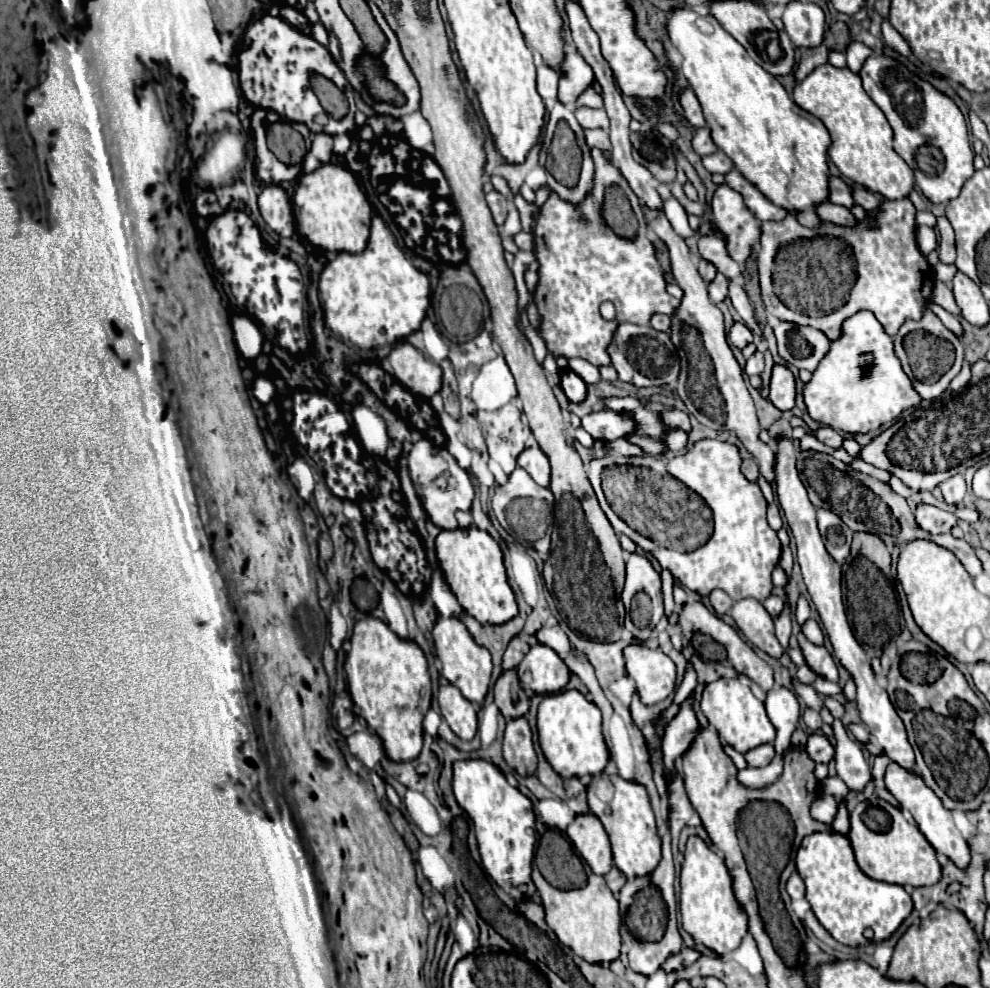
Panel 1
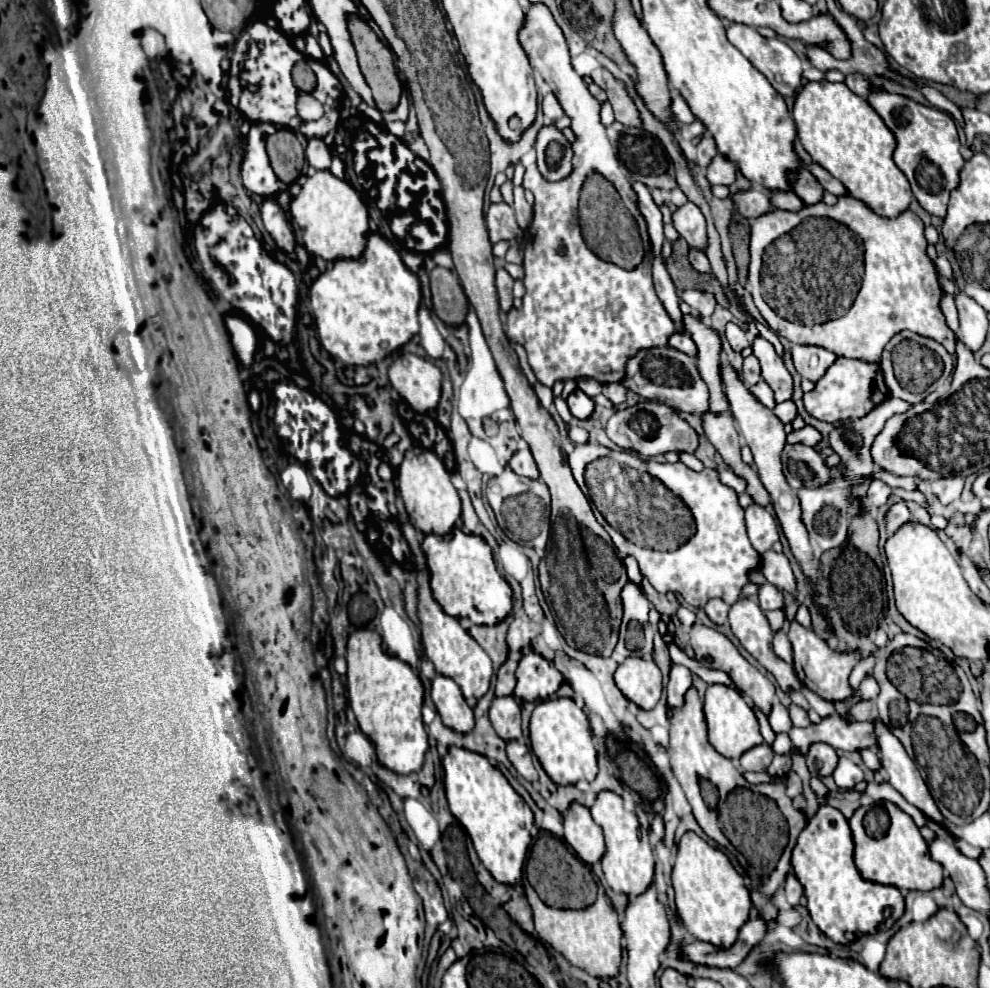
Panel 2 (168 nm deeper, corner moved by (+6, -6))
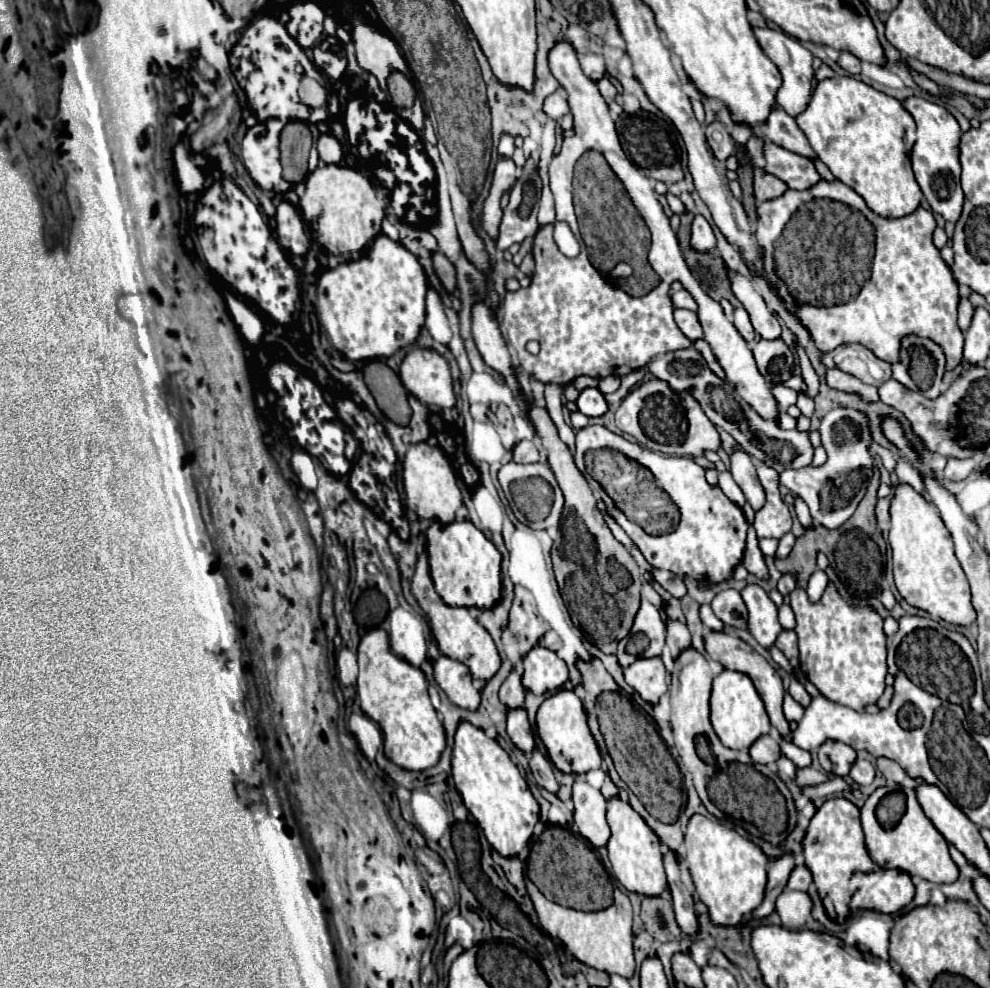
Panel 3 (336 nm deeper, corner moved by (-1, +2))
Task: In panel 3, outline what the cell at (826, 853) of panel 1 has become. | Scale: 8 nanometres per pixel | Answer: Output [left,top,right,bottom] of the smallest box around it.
[803,797,915,919]

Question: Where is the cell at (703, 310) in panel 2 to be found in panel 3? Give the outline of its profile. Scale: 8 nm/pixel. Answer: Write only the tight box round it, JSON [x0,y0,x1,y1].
[673,289,697,311]

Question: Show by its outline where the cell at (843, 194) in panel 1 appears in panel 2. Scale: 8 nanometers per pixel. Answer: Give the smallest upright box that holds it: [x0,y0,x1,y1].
[788,169,822,203]

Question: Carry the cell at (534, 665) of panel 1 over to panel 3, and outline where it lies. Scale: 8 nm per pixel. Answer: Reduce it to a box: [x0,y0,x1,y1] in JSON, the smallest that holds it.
[523,647,567,695]

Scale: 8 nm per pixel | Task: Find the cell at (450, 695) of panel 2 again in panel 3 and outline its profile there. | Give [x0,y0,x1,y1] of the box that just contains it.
[435,655,479,711]

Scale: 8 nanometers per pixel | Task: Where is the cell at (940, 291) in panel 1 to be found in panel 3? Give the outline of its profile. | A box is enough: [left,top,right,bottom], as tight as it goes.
[959,297,973,331]

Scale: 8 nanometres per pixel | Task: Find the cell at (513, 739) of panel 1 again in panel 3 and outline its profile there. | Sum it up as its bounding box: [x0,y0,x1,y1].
[529,749,559,793]

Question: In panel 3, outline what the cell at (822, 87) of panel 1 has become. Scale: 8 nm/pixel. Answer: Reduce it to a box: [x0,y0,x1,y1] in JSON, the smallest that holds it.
[795,75,923,219]

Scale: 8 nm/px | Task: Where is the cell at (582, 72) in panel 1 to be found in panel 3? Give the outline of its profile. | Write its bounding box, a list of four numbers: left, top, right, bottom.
[543,91,569,121]

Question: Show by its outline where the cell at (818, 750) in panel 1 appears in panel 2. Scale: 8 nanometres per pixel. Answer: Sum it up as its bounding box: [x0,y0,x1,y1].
[806,743,838,777]

